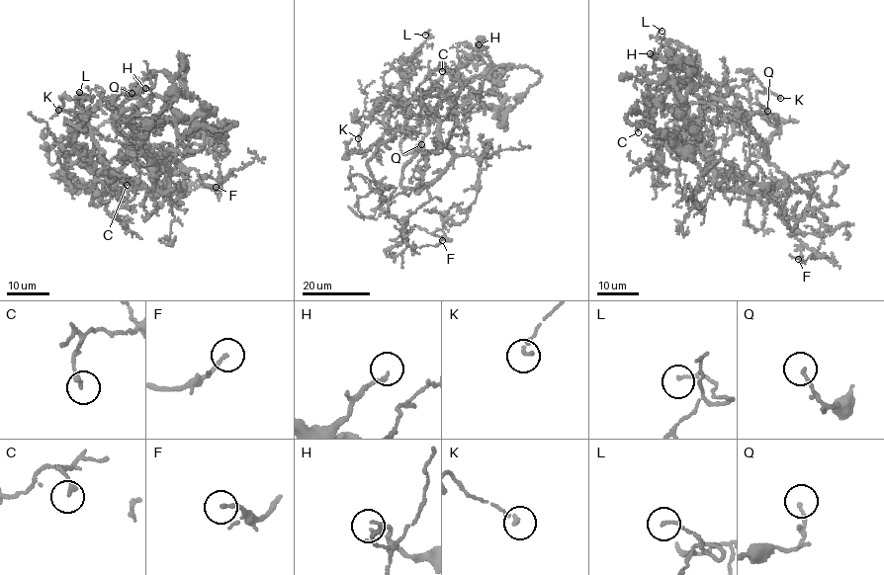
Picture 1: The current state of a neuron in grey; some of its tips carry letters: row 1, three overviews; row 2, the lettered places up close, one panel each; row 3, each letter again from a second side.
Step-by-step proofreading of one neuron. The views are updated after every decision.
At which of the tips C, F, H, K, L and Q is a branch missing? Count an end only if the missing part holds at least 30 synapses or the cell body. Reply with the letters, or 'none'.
none

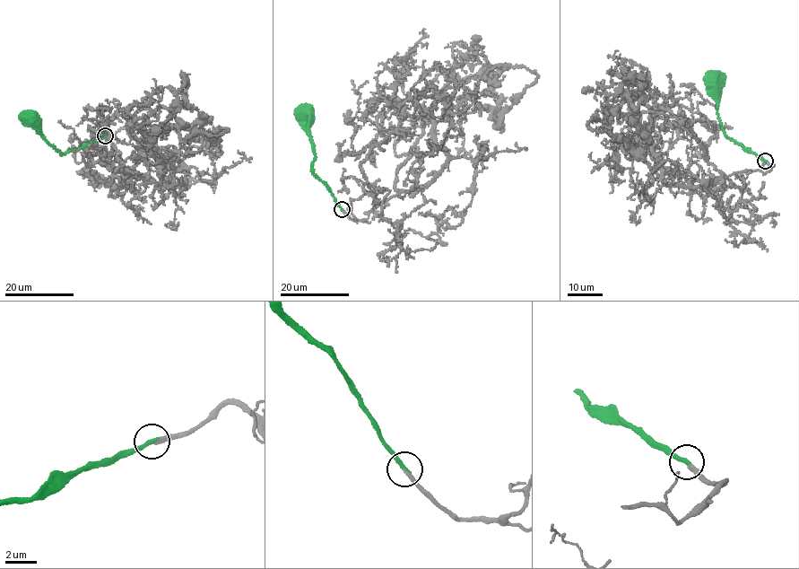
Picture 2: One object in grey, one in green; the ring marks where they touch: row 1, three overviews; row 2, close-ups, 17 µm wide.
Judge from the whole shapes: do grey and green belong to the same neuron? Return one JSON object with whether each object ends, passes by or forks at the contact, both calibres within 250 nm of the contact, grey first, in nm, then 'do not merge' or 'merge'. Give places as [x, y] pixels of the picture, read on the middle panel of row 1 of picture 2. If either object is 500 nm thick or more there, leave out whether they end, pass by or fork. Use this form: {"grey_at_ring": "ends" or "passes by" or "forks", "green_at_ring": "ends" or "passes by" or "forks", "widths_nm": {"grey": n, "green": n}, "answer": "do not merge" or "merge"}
{"grey_at_ring": "ends", "green_at_ring": "ends", "widths_nm": {"grey": 240, "green": 300}, "answer": "merge"}

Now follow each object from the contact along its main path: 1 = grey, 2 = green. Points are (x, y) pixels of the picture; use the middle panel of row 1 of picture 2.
1: (341, 209), (366, 220), (447, 158), (429, 118), (404, 113), (399, 99), (354, 153), (356, 91), (368, 81)
2: (342, 209), (326, 185), (315, 175), (316, 156), (308, 129), (311, 124), (305, 115)

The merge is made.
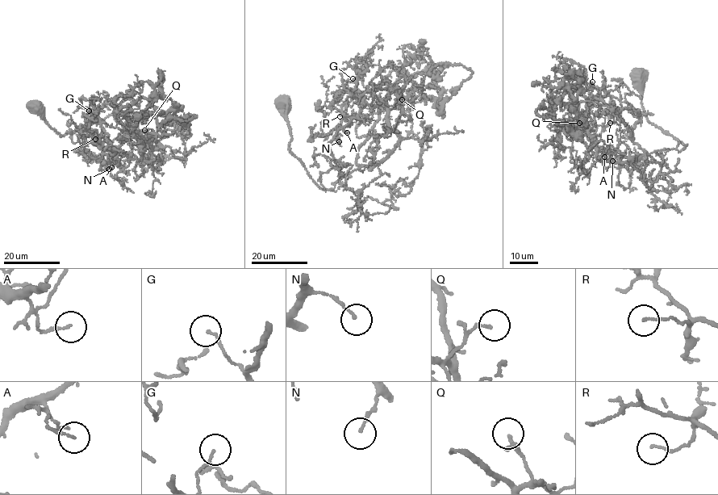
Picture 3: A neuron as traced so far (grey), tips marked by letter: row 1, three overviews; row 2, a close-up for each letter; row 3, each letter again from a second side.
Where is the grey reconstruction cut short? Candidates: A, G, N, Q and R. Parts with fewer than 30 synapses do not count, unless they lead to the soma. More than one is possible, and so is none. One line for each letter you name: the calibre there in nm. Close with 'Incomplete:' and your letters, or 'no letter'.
A: 100 nm thick
Incomplete: A

